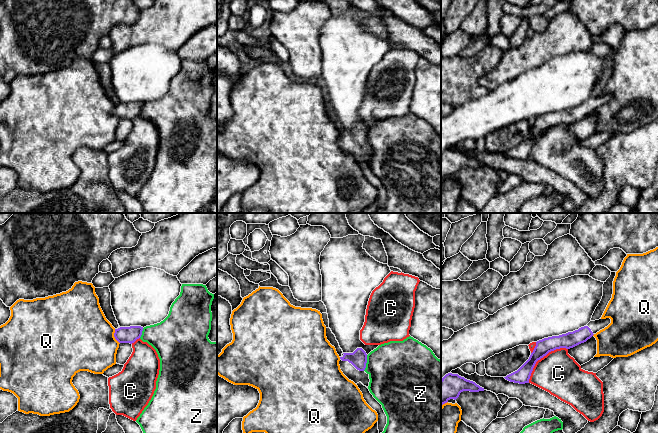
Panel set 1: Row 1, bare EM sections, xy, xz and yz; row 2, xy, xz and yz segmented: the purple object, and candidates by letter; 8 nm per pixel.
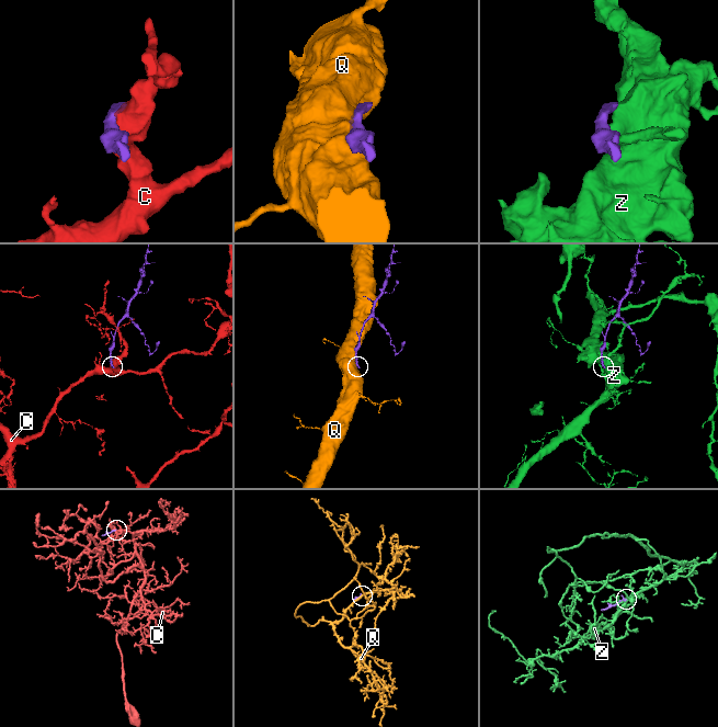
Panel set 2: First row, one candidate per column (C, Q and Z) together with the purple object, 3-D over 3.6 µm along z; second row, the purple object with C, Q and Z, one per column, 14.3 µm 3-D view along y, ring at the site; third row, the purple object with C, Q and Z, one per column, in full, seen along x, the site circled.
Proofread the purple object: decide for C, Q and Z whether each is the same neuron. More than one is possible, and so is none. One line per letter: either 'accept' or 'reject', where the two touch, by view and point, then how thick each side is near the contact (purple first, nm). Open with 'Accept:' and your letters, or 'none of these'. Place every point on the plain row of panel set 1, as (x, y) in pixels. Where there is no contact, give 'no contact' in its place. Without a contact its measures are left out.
Accept: none of these
C: reject; meets purple in yz at (541, 133); 120 nm thick on the purple side, 340 nm on the other
Q: reject; meets purple in xy at (114, 112); 130 nm thick on the purple side, 500 nm on the other
Z: reject; meets purple in xz at (365, 139); 140 nm thick on the purple side, 440 nm on the other

